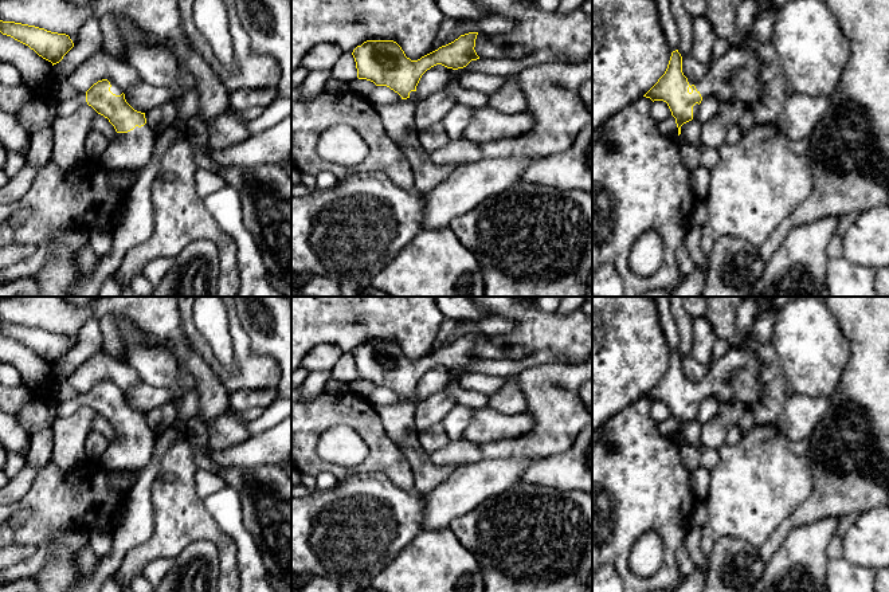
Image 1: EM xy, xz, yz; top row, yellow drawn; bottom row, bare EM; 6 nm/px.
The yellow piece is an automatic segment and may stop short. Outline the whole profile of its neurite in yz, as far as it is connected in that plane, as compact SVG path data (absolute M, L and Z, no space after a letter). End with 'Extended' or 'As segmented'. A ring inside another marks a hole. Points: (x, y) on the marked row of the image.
M747 46L735 47L713 59L706 75L693 83L682 72L682 56L678 50L671 52L665 74L643 97L667 103L678 128L675 140L680 154L690 172L701 166L701 149L684 138L681 126L697 118L701 101L710 95L720 103L740 101L751 105L759 101L761 68L761 60L753 50Z. Extended

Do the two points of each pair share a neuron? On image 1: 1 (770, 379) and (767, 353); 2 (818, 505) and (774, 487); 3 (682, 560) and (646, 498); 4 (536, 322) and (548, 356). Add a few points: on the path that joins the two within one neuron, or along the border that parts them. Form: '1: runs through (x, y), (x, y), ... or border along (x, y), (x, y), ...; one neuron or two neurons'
1: runs through (770, 372), (770, 360); one neuron
2: border along (811, 469), (813, 489), (809, 497), (783, 522); two neurons
3: border along (682, 543), (677, 552), (677, 567), (681, 577); two neurons
4: border along (516, 359), (549, 351), (557, 360); two neurons

